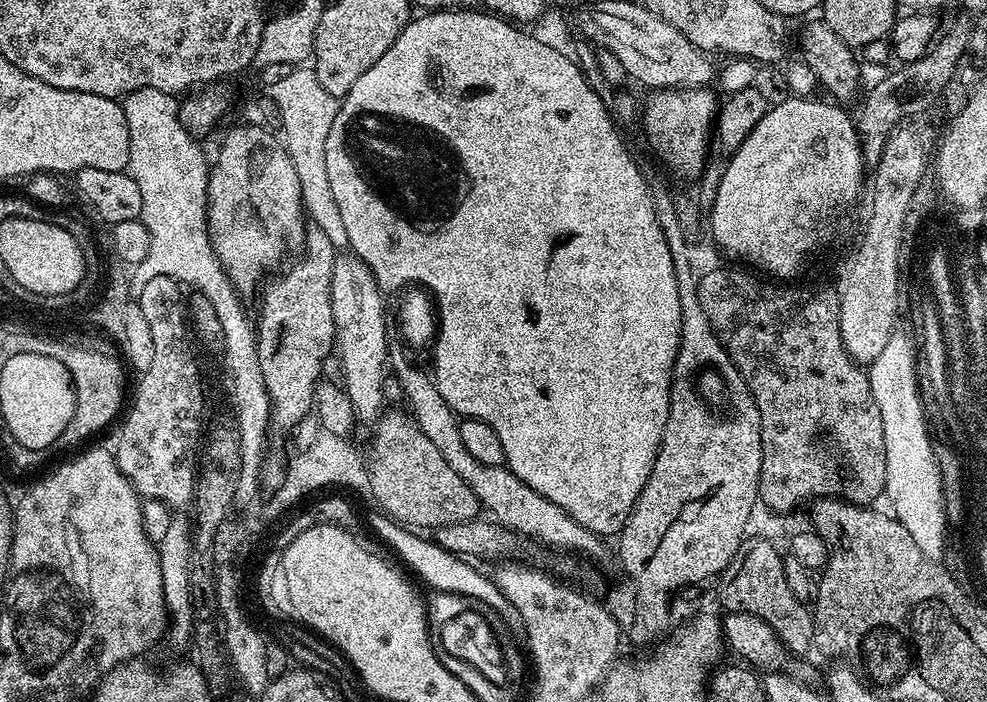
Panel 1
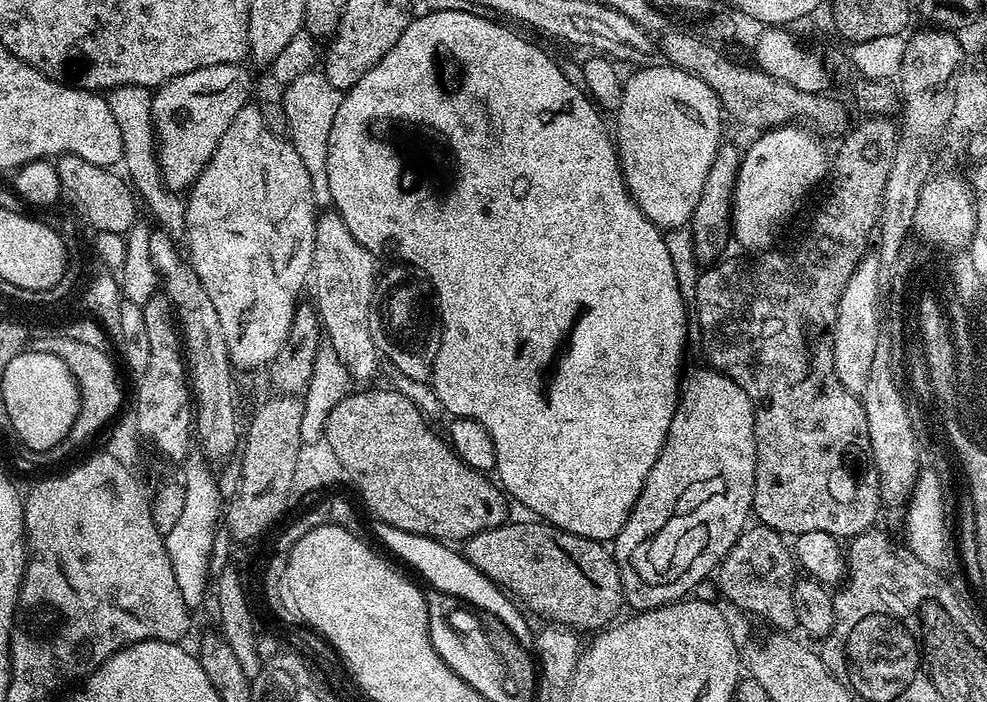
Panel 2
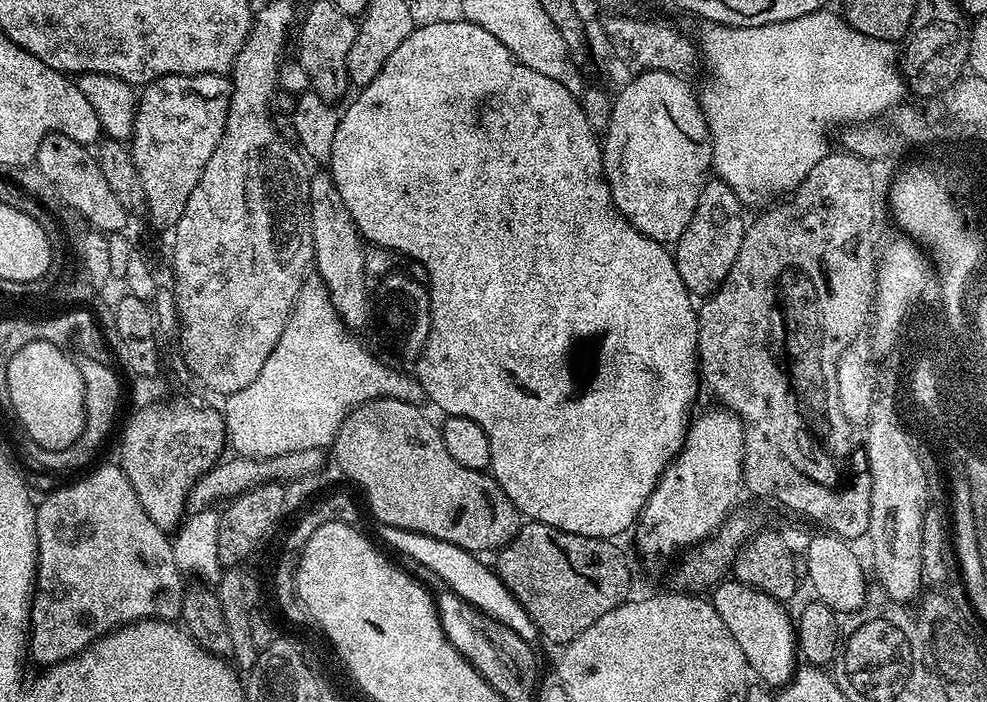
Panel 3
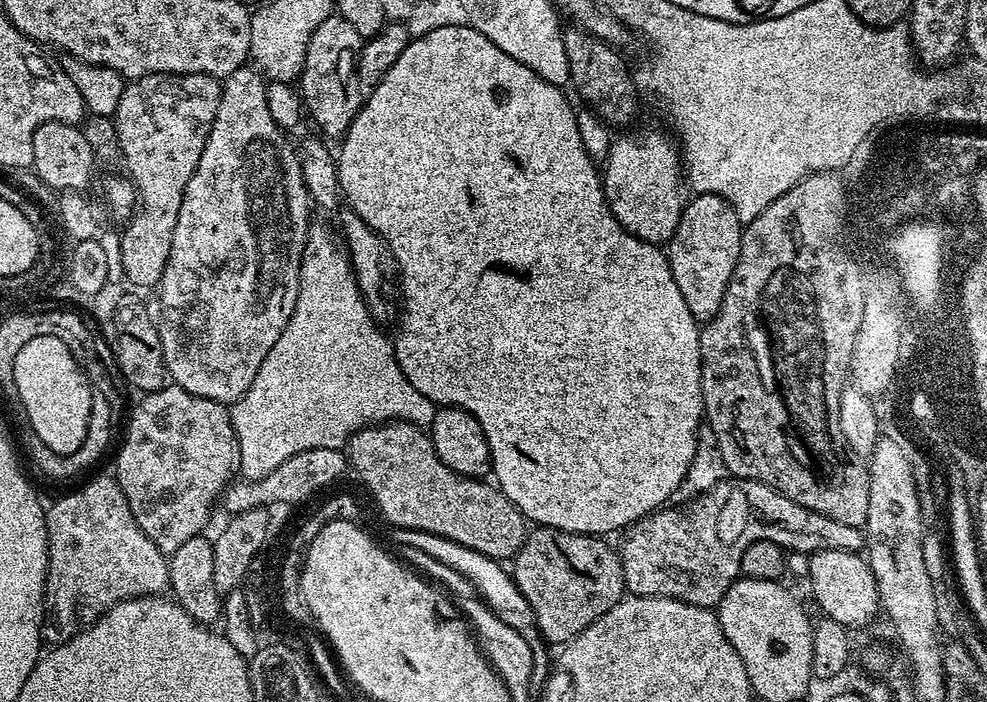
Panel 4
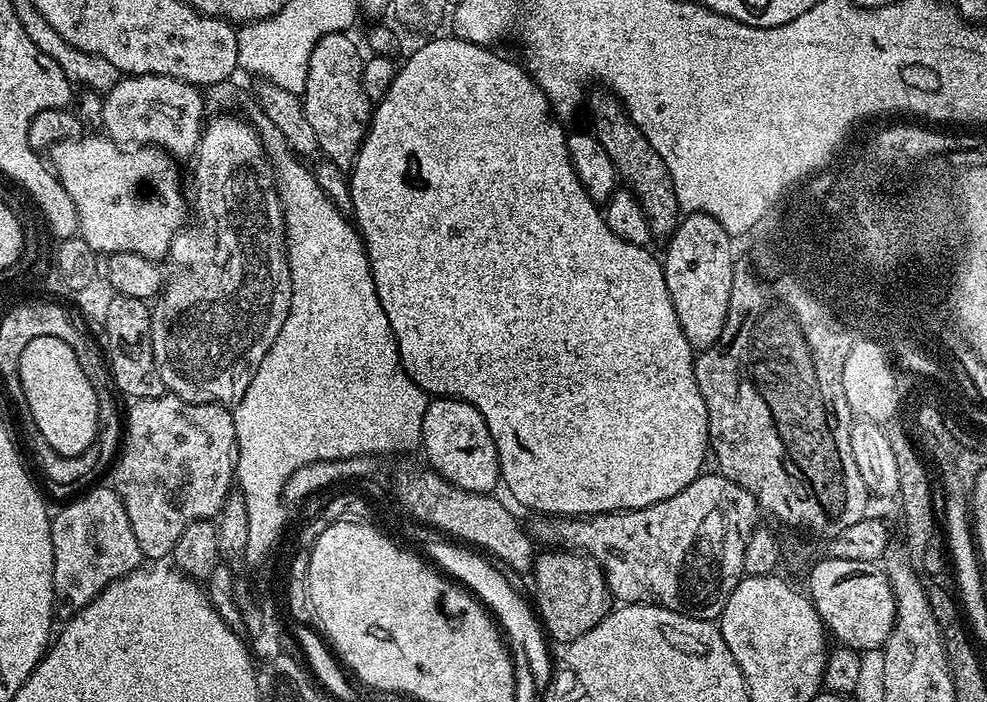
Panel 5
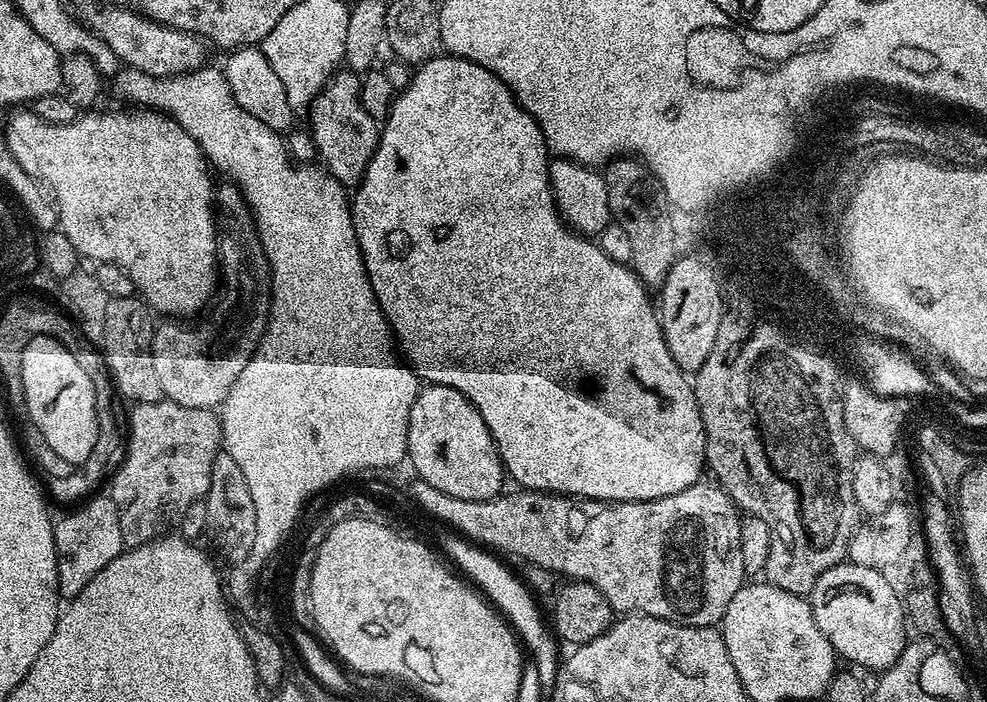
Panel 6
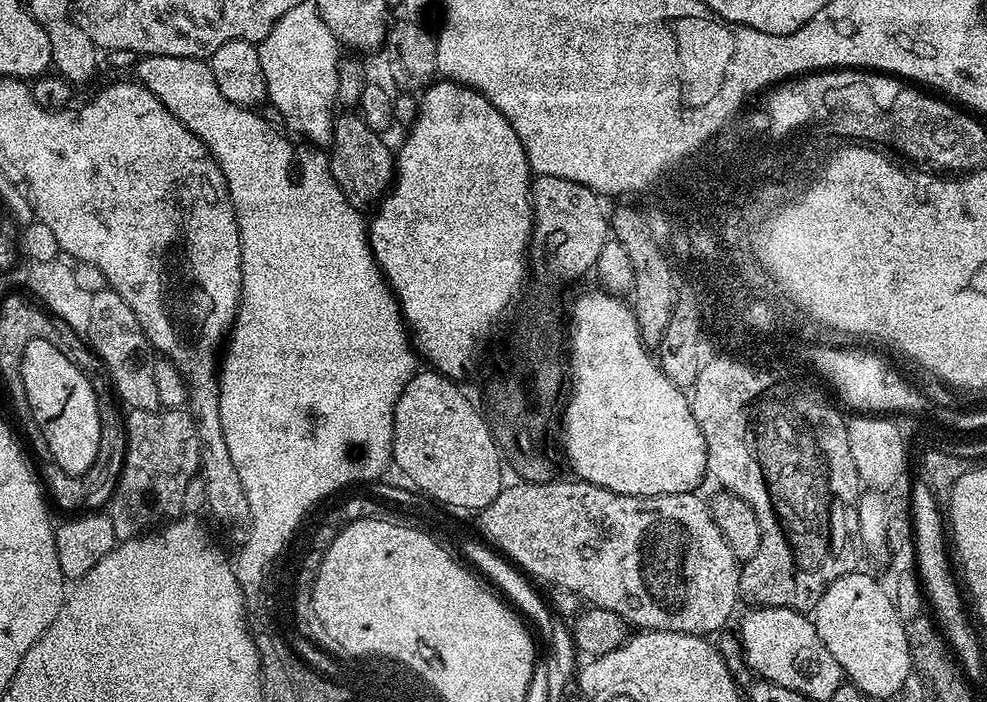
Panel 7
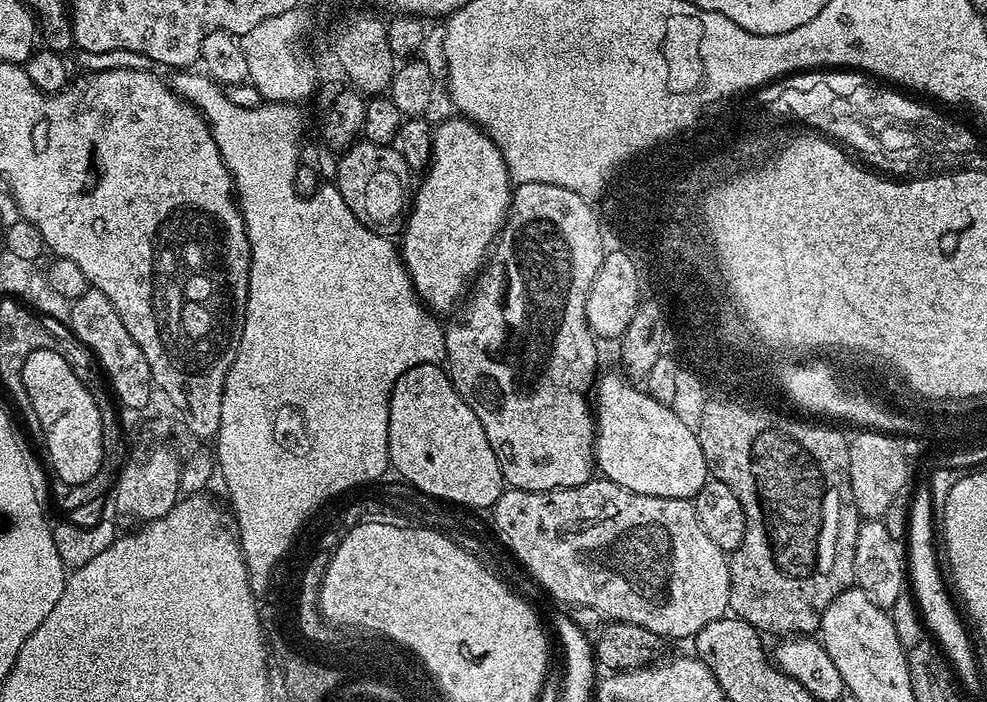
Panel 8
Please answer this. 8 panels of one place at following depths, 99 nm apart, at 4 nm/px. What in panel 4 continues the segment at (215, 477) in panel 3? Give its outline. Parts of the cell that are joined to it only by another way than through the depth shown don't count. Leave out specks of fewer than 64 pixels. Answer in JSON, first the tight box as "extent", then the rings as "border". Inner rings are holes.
{"extent":[220,447,349,515],"border":[[[316,447],[314,450],[306,450],[292,455],[276,467],[268,475],[258,480],[236,478],[227,485],[221,493],[220,504],[231,515],[240,514],[244,511],[255,510],[274,502],[288,502],[295,506],[312,494],[317,495],[324,485],[334,484],[344,472],[348,470],[349,460],[343,449],[330,447]]]}

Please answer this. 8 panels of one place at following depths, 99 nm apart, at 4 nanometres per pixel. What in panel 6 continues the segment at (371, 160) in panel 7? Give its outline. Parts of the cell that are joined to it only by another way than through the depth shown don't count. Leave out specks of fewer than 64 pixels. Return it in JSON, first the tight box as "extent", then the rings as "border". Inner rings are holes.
{"extent":[310,70,381,186],"border":[[[340,70],[333,75],[312,104],[310,133],[316,151],[328,175],[342,186],[355,186],[366,174],[370,158],[374,158],[380,141],[381,125],[362,106],[360,86],[362,80],[355,72]]]}

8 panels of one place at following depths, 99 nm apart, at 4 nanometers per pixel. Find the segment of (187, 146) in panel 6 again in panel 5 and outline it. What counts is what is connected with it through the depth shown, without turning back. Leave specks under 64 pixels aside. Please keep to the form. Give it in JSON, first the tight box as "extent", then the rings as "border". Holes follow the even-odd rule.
{"extent":[50,134,190,262],"border":[[[81,134],[52,145],[50,168],[62,182],[66,194],[74,198],[74,206],[78,206],[78,235],[88,242],[97,254],[133,252],[160,262],[163,256],[165,259],[169,255],[172,239],[185,227],[190,216],[186,188],[185,185],[184,188],[180,185],[180,172],[176,169],[177,161],[163,148],[155,146],[140,146],[132,150],[136,152],[123,152],[120,148],[123,147],[107,135]]]}

